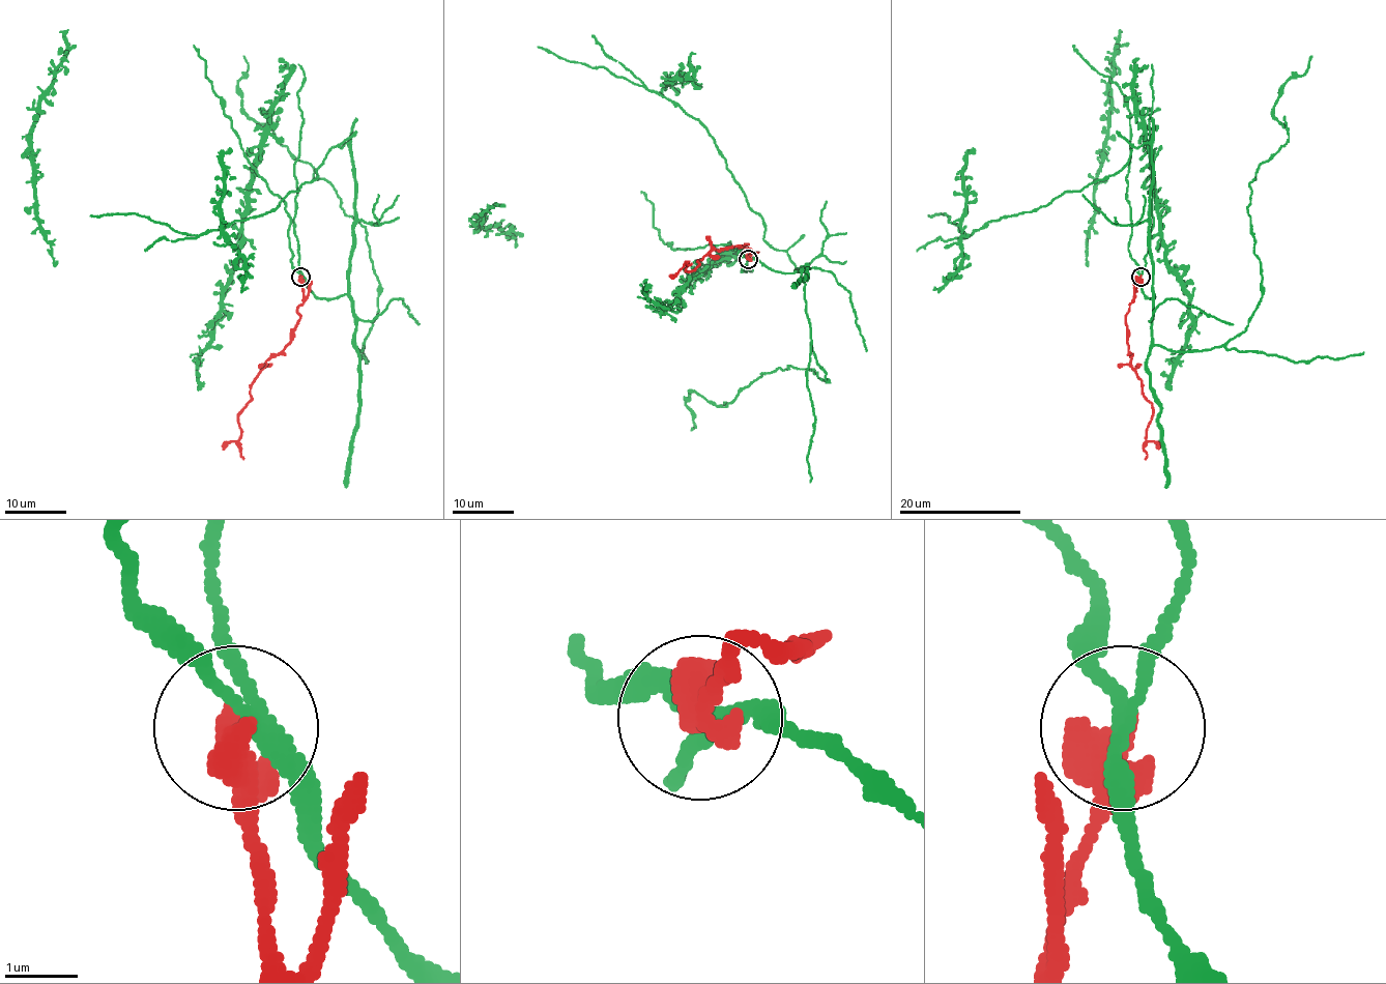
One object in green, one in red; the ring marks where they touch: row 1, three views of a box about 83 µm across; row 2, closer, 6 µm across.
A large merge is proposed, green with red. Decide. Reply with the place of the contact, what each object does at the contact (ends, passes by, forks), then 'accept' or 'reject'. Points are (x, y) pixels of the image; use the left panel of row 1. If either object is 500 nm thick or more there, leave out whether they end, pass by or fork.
place (300, 277); reject

